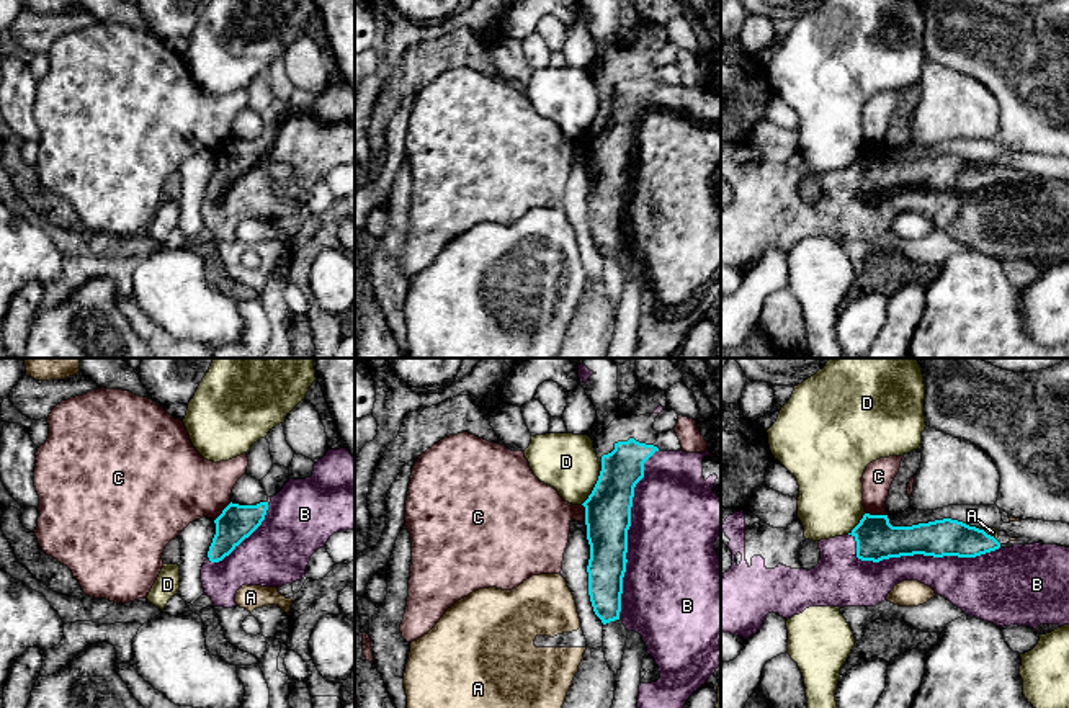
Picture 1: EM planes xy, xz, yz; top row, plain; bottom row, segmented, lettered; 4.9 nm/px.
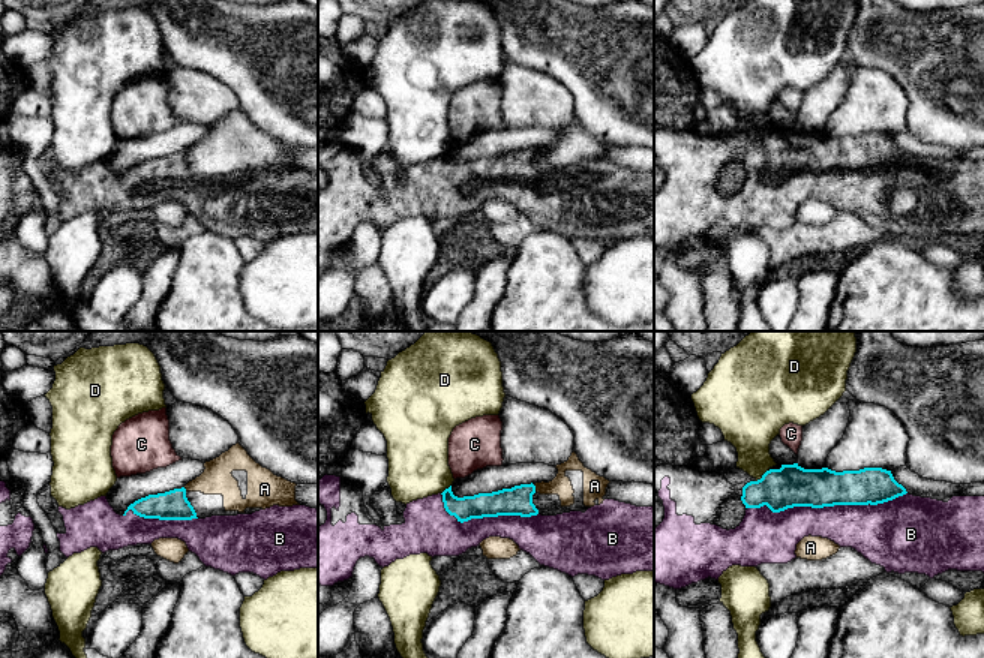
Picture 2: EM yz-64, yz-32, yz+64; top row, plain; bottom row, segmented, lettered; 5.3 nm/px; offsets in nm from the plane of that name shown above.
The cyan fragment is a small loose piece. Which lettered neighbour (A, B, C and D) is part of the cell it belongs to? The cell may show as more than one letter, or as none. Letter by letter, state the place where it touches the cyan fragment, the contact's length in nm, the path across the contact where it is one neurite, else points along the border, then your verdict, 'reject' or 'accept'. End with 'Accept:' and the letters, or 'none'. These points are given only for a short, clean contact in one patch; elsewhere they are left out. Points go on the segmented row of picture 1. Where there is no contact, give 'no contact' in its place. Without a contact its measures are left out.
A: contact yz (989, 535); length 90 nm; border yz (983, 530), (996, 540); reject
B: contact xz (626, 533); length 850 nm; accept
C: contact yz (876, 515); length 110 nm; border yz (867, 512), (886, 515); reject
D: contact xz (594, 488); length 190 nm; border xz (600, 471), (592, 492), (581, 504); reject
Accept: B

